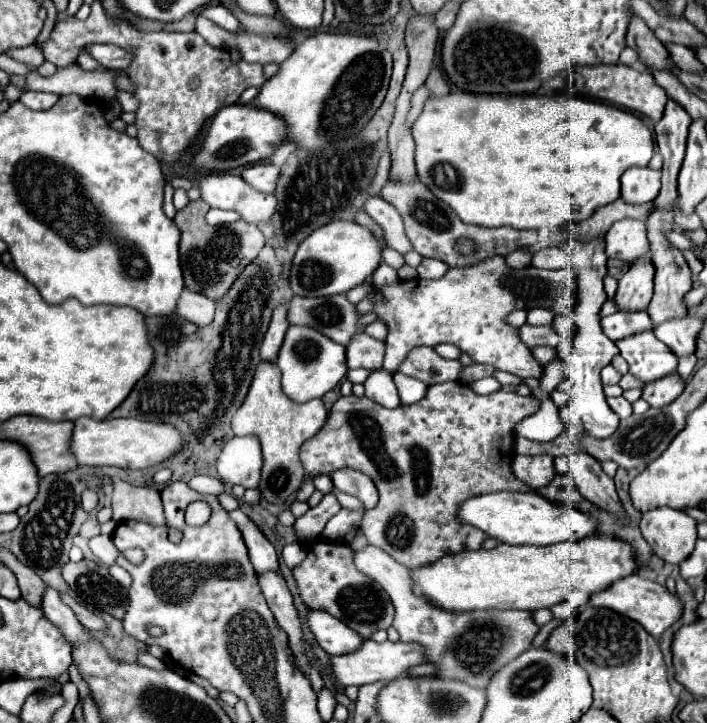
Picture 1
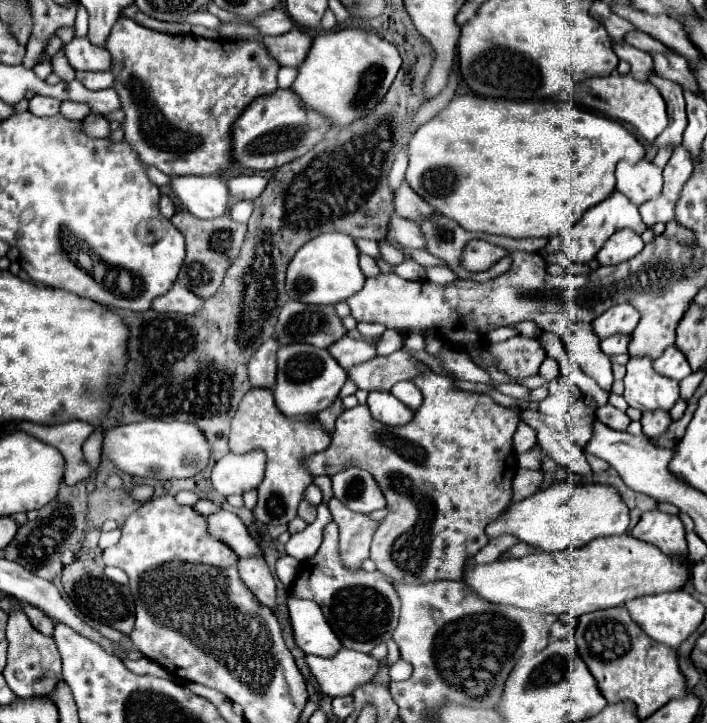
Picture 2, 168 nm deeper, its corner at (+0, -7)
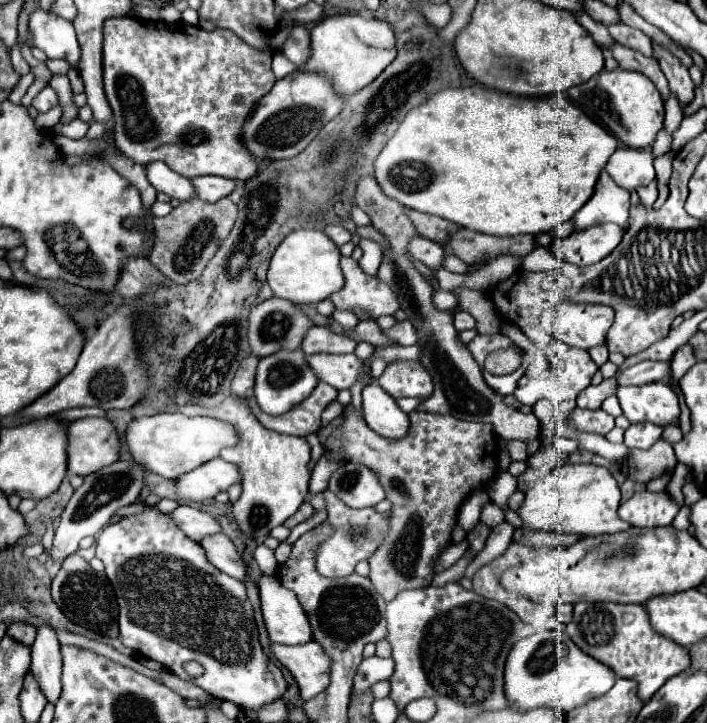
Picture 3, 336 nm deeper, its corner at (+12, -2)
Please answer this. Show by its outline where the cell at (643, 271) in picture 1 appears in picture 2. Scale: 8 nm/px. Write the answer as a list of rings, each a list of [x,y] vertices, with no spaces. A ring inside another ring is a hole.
[[[616,304],[608,308],[602,316],[598,316],[592,322],[592,328],[600,338],[606,338],[616,332],[632,332],[638,322],[640,322],[640,312],[636,312],[632,304]]]

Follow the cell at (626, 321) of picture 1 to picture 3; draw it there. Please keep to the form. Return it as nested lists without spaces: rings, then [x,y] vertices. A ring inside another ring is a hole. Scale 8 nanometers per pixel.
[[[596,345],[596,347],[592,347],[588,353],[590,353],[592,361],[594,361],[598,367],[608,361],[608,349],[606,349],[606,345]]]

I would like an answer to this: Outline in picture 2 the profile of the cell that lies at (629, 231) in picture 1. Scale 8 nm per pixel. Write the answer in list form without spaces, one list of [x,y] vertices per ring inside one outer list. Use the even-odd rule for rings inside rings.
[[[618,230],[612,238],[608,238],[604,248],[598,252],[596,260],[602,266],[620,264],[640,254],[642,248],[644,248],[644,240],[634,230]]]

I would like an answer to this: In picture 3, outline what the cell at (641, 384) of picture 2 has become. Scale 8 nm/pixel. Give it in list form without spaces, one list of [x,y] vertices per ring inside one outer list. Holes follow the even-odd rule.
[[[646,383],[638,387],[620,387],[616,391],[622,411],[630,423],[654,423],[660,427],[674,425],[680,417],[680,401],[664,383]]]

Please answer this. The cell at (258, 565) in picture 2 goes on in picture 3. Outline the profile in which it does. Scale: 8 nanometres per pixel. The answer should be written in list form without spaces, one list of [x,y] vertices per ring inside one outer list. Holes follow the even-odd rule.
[[[224,533],[206,535],[206,539],[200,539],[198,543],[202,545],[202,549],[206,551],[208,561],[210,561],[216,569],[220,569],[220,571],[224,571],[224,573],[228,573],[230,577],[236,577],[236,579],[240,579],[240,581],[244,579],[244,573],[246,573],[244,563],[242,563],[242,559],[240,559],[234,543],[232,543]]]

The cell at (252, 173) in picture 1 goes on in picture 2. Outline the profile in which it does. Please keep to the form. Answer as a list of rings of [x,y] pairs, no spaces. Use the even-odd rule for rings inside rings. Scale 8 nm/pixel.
[[[242,174],[242,176],[234,176],[228,180],[228,188],[230,194],[236,200],[256,200],[256,196],[260,196],[260,192],[264,192],[268,184],[268,178],[260,176],[260,174]]]

